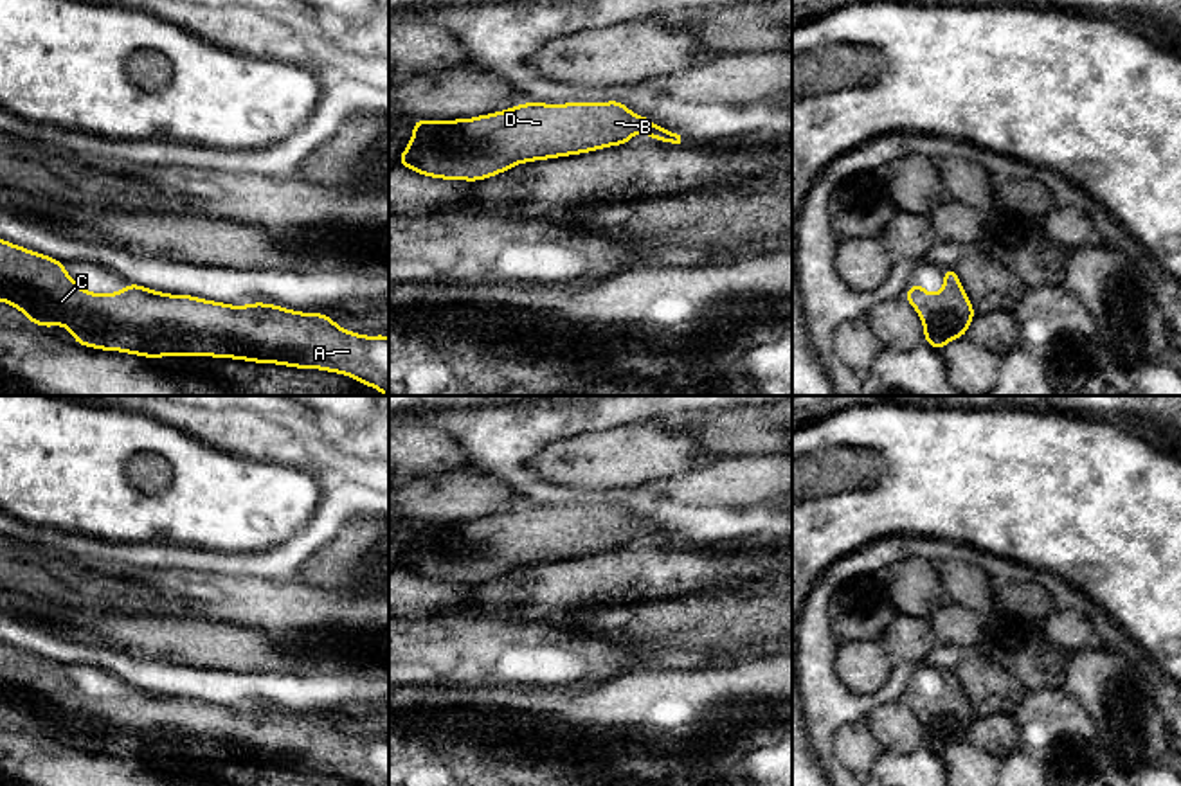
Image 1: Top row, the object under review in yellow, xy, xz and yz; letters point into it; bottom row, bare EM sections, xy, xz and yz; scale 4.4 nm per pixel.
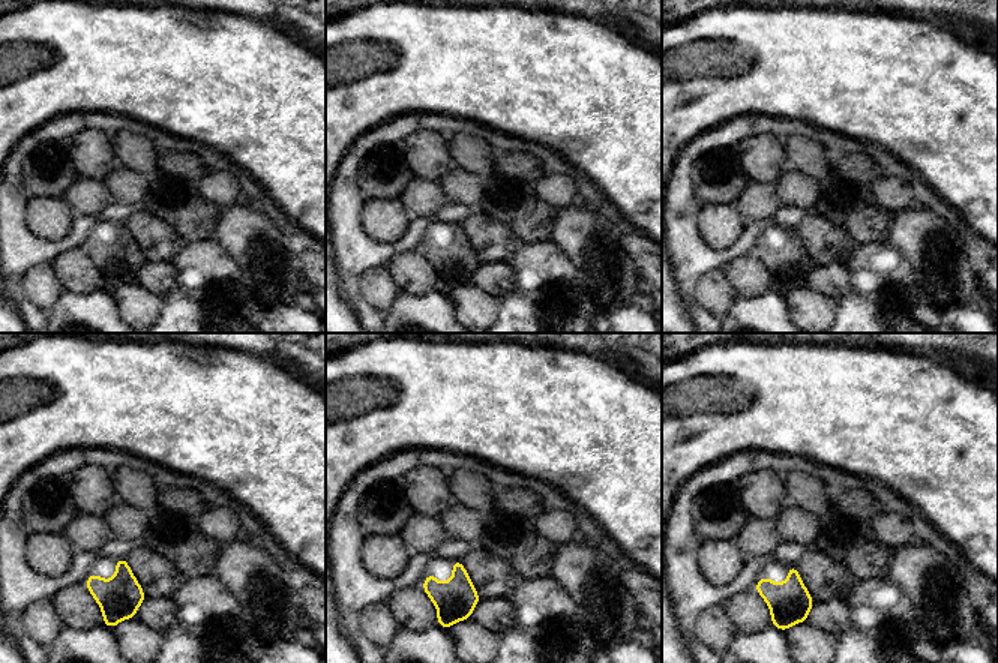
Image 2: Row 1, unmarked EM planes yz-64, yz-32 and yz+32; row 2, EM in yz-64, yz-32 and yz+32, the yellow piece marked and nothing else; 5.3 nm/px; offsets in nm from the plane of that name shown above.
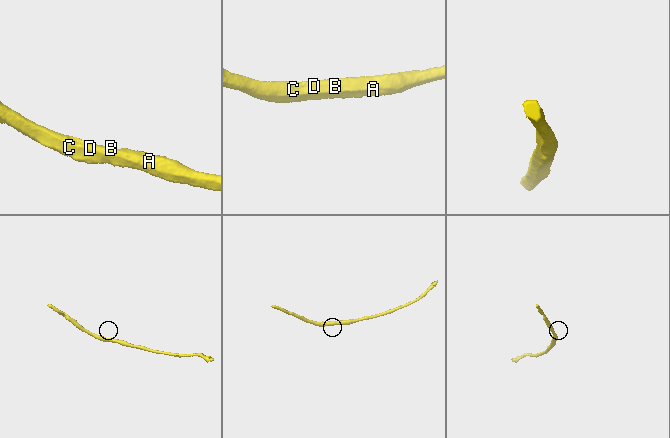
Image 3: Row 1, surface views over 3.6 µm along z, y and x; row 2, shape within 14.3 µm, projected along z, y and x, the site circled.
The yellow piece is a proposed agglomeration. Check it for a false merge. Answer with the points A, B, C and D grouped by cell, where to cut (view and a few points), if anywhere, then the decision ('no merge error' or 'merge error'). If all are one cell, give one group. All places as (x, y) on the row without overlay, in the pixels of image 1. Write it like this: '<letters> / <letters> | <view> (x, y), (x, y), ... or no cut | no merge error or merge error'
A B C D | no cut | no merge error

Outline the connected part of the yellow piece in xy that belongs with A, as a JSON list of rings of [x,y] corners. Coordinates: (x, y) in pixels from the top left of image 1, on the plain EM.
[[[0,642],[0,705],[14,709],[41,730],[63,728],[83,750],[144,761],[211,759],[338,775],[360,786],[389,786],[389,739],[346,734],[324,716],[301,716],[277,707],[230,709],[171,698],[128,685],[122,694],[92,696],[65,673],[63,664]]]

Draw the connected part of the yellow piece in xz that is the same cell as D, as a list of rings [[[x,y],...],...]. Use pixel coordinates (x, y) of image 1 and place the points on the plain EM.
[[[621,504],[607,505],[522,505],[513,511],[472,522],[412,523],[412,541],[396,568],[423,579],[441,583],[479,585],[500,577],[518,567],[549,563],[625,549],[636,536],[648,536],[652,543],[681,547],[681,538],[655,529],[645,518],[634,518]]]

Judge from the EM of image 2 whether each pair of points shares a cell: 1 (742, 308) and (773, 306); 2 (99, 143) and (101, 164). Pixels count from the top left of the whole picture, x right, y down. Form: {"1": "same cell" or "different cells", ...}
{"1": "same cell", "2": "same cell"}

